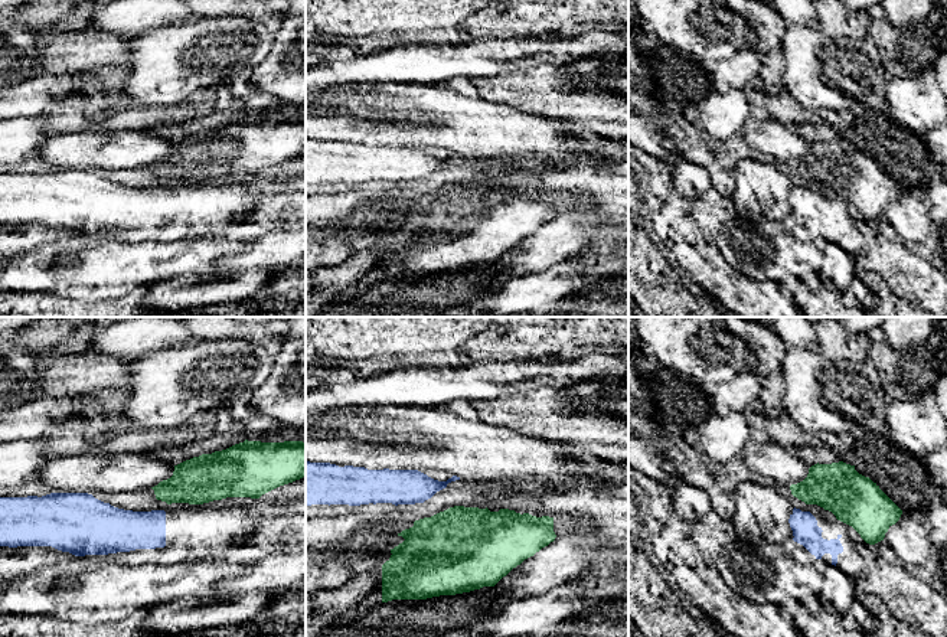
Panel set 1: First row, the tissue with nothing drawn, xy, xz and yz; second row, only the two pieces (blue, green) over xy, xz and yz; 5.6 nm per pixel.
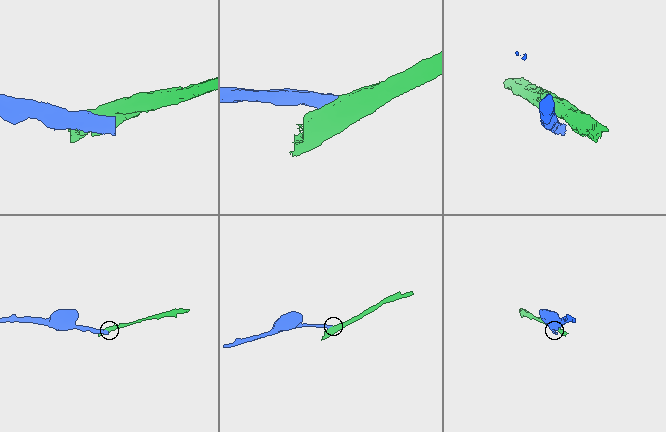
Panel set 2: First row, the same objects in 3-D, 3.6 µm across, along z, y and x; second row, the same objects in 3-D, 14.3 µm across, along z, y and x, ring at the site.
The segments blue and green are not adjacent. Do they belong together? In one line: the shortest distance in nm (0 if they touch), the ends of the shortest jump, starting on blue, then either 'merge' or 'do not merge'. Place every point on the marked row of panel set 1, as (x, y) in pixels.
50 nm apart; from blue across xy (163, 510), (167, 503); do not merge

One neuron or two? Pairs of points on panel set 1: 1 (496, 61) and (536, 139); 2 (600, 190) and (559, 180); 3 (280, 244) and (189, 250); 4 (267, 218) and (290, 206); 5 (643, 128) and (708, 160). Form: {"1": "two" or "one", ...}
{"1": "two", "2": "one", "3": "two", "4": "one", "5": "one"}

